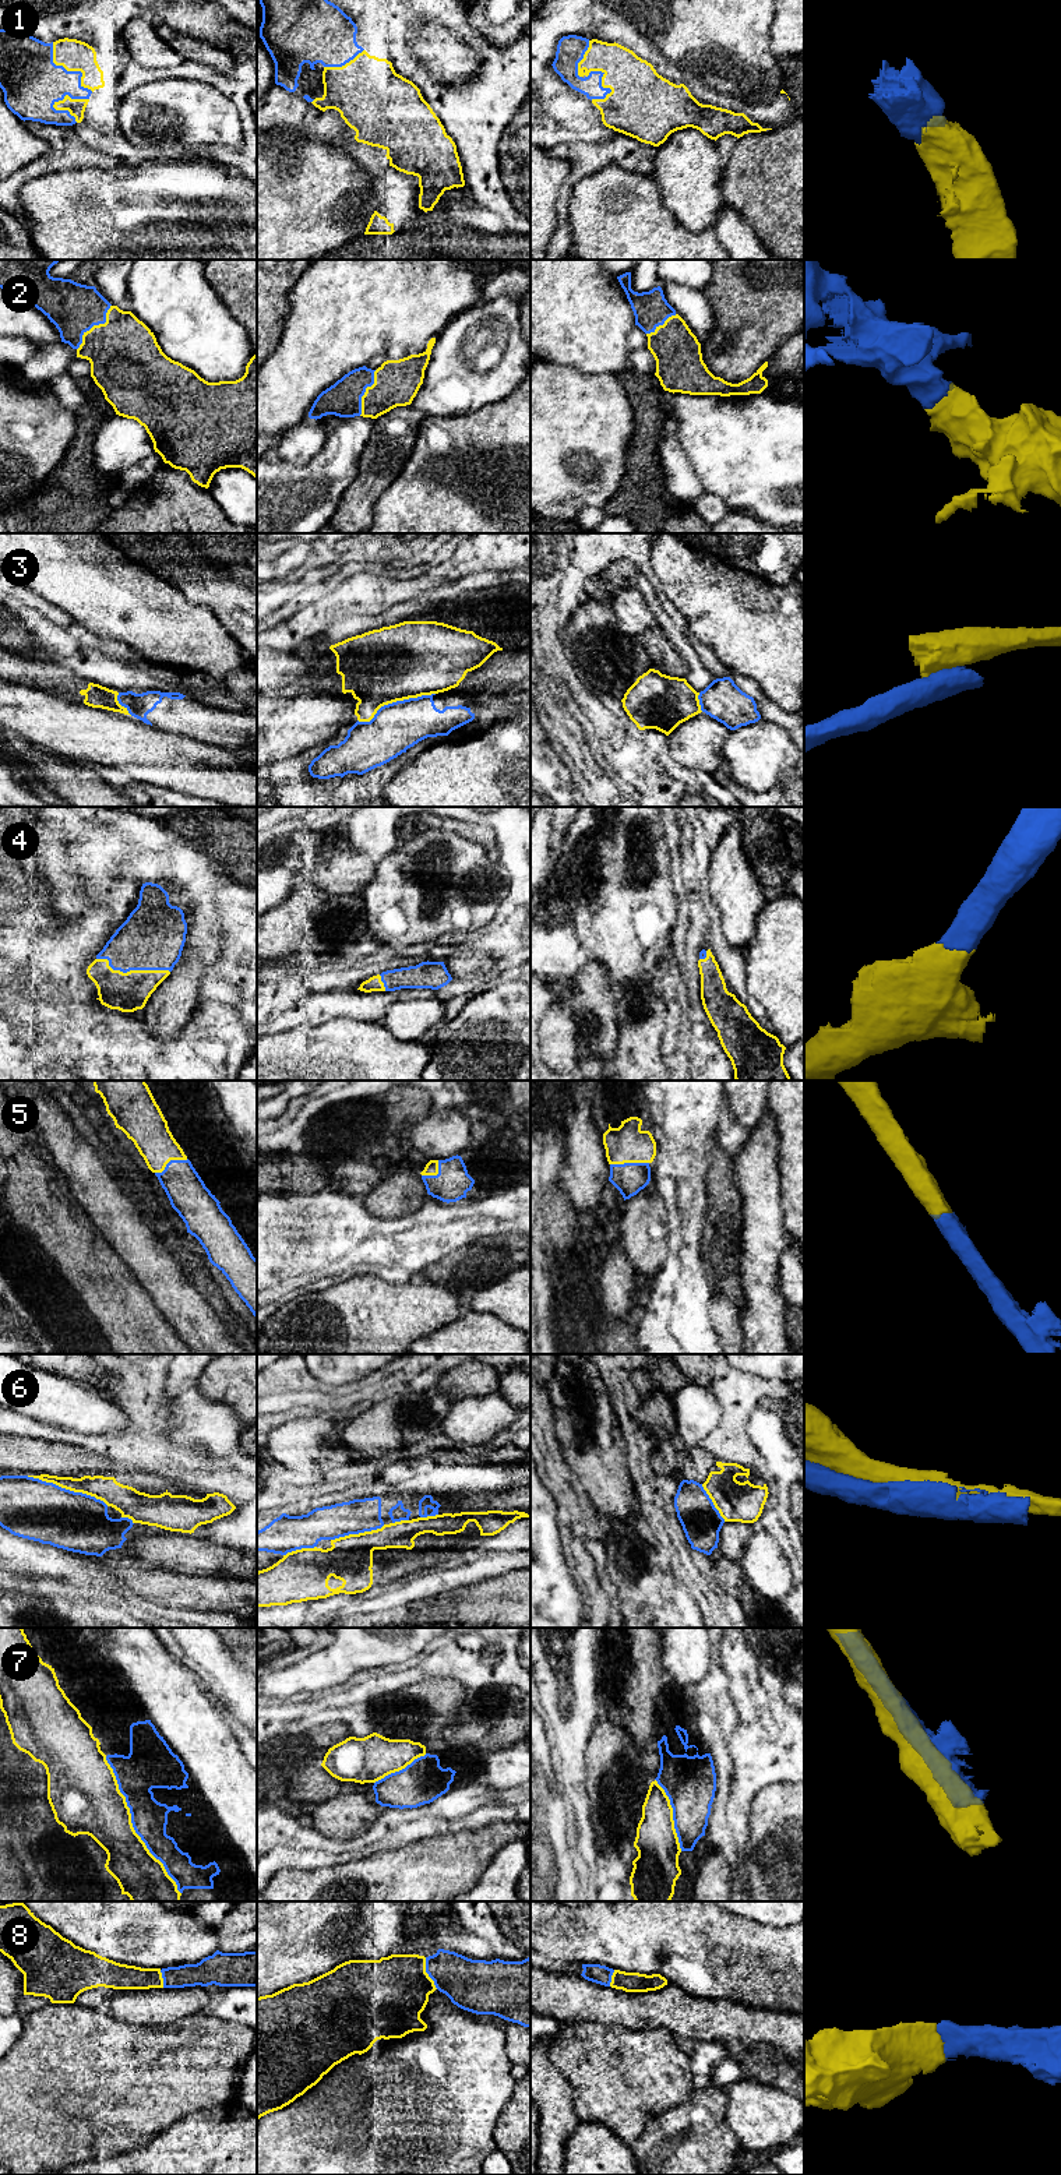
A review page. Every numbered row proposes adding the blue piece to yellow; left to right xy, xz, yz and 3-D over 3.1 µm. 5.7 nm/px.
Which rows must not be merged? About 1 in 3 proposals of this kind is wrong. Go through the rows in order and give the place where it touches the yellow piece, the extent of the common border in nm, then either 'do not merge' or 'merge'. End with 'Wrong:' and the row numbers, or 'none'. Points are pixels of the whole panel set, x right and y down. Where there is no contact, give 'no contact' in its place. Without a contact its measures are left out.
1: meets yellow in xy at (69, 70); contact 380 nm long; merge
2: meets yellow in xy at (95, 325); contact 320 nm long; merge
3: meets yellow in xz at (395, 701); contact 480 nm long; do not merge
4: meets yellow in xy at (131, 970); contact 440 nm long; merge
5: meets yellow in yz at (628, 1162); contact 220 nm long; merge
6: meets yellow in xy at (67, 1488); contact 500 nm long; do not merge
7: meets yellow in xy at (131, 1825); contact 900 nm long; do not merge
8: meets yellow in xz at (426, 1973); contact 200 nm long; merge
Wrong: 3, 6, 7

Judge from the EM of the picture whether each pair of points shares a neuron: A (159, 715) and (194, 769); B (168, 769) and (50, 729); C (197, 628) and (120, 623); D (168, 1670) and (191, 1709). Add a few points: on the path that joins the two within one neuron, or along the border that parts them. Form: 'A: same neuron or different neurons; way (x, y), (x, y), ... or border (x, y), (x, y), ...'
A: different neurons; border (140, 721), (203, 741)
B: same neuron; way (138, 748), (120, 740), (80, 733)
C: same neuron; way (177, 628), (165, 628), (158, 623), (140, 623)
D: same neuron; way (168, 1680), (168, 1685), (182, 1699)

